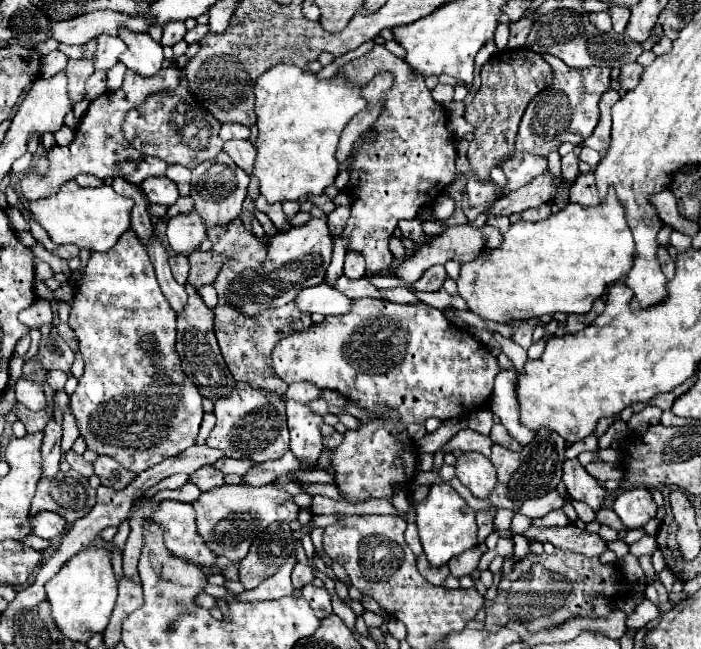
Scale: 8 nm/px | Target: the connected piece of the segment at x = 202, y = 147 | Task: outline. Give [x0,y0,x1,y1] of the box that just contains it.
[122,76,222,170]

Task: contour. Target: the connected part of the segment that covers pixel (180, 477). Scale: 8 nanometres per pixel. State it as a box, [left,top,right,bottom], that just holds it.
[146,474,188,494]

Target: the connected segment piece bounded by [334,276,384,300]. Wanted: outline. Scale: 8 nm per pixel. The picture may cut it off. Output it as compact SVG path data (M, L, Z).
M340 276L334 284L334 288L342 290L342 294L350 296L350 298L364 298L364 296L370 296L370 298L384 298L382 292L370 284L370 280L364 276L362 280L346 280L346 276Z

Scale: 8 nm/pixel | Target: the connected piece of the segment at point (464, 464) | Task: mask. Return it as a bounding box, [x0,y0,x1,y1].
[456,452,498,500]

